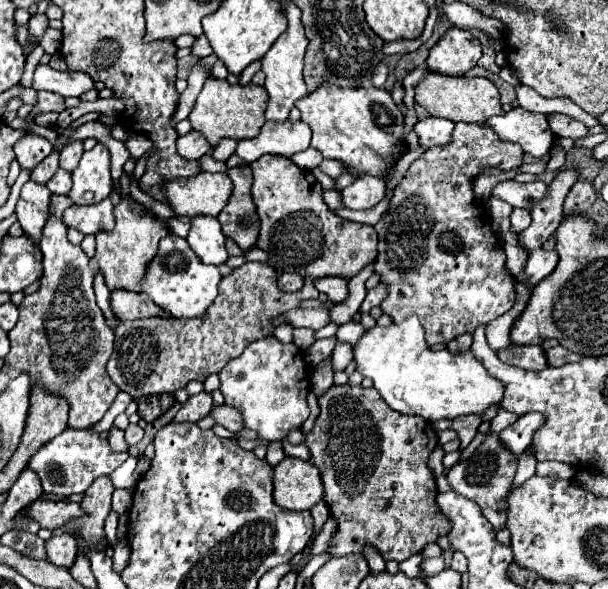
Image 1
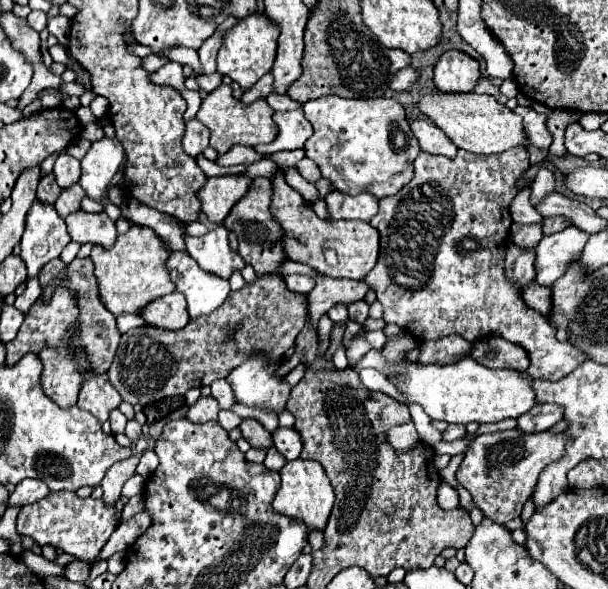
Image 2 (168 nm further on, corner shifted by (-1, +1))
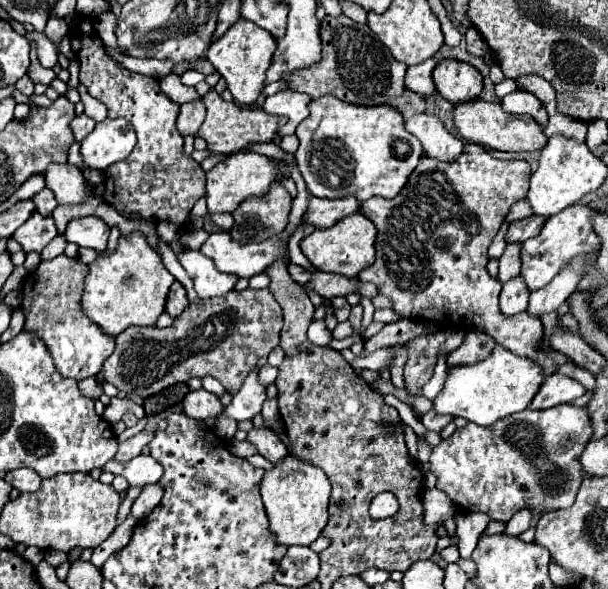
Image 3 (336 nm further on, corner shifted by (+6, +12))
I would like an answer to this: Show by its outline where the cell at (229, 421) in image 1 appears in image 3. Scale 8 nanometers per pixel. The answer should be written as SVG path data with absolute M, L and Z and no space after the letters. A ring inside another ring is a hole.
M254 426L254 428L248 432L248 442L254 444L256 450L258 450L266 460L270 460L270 462L274 462L274 464L276 464L282 456L288 454L284 442L276 436L274 430L270 430L270 428L266 428L266 426L262 426L262 428L256 428L256 426Z

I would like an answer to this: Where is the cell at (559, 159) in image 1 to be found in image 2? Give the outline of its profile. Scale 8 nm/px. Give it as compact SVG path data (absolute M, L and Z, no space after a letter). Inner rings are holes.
M541 169L531 183L531 205L535 207L535 203L541 203L541 199L551 195L551 191L555 191L555 175L549 169Z

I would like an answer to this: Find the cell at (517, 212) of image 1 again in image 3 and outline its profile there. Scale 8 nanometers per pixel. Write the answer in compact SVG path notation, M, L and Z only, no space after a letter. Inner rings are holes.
M510 242L504 250L504 254L500 256L500 274L498 274L500 282L506 282L506 280L520 274L520 264L522 264L520 262L520 248L522 248L522 242L518 242L518 244Z

